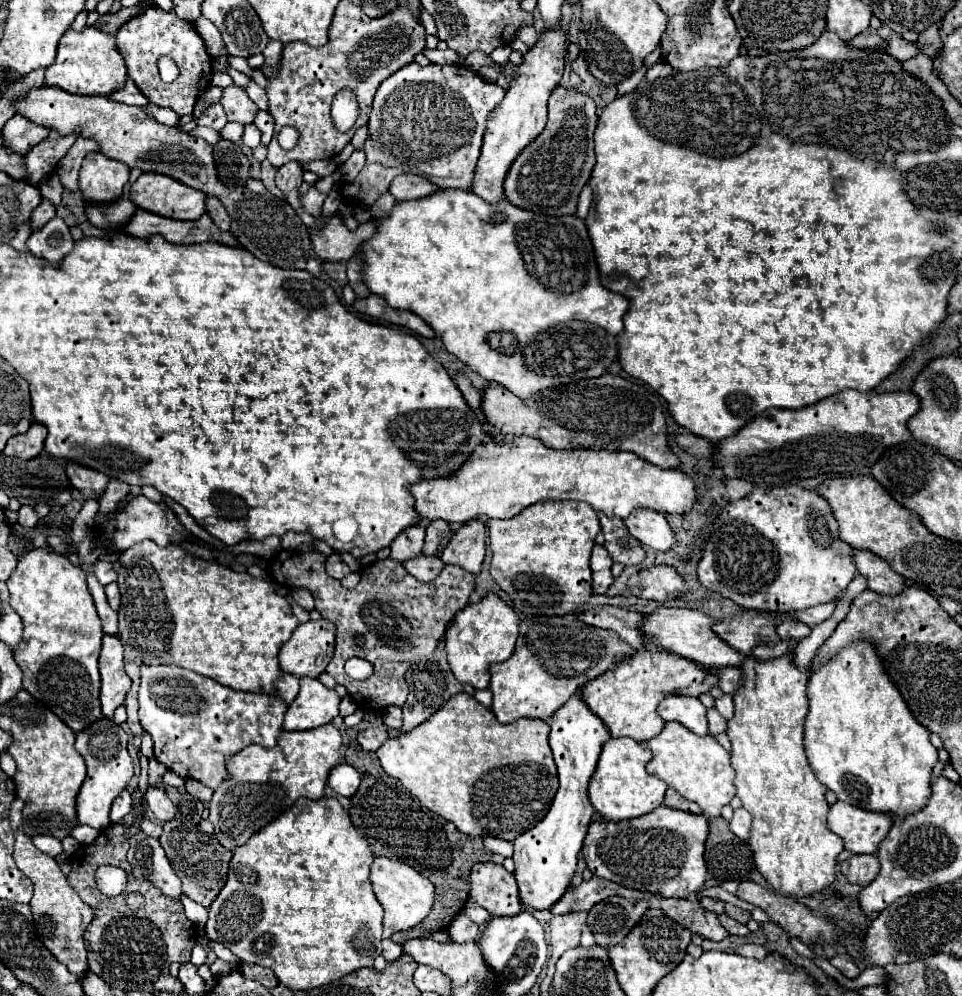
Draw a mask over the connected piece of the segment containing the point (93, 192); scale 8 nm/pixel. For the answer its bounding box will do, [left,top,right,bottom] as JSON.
[80,152,130,202]

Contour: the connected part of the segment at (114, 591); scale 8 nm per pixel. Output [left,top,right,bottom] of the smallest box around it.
[104,584,120,610]

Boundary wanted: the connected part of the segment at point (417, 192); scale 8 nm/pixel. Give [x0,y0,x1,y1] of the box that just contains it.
[388,174,438,200]

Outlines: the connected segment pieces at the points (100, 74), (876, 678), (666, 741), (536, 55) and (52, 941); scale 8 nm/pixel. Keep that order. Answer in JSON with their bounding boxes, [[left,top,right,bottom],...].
[[44,26,126,96],[804,640,938,818],[646,722,736,816],[472,26,566,202],[10,798,92,978]]

